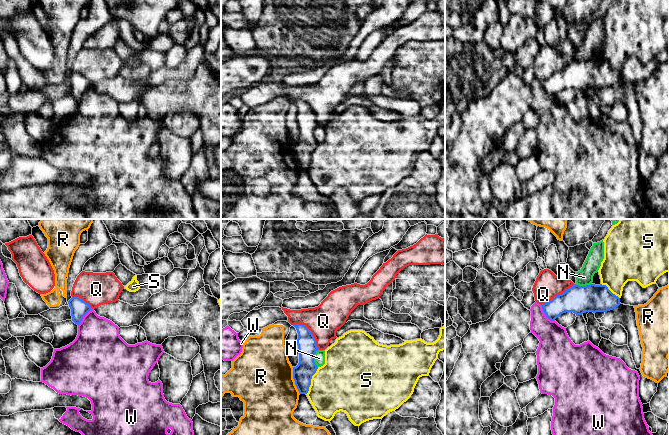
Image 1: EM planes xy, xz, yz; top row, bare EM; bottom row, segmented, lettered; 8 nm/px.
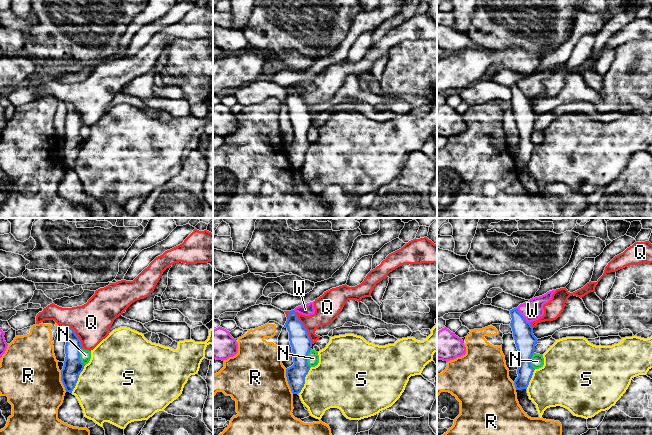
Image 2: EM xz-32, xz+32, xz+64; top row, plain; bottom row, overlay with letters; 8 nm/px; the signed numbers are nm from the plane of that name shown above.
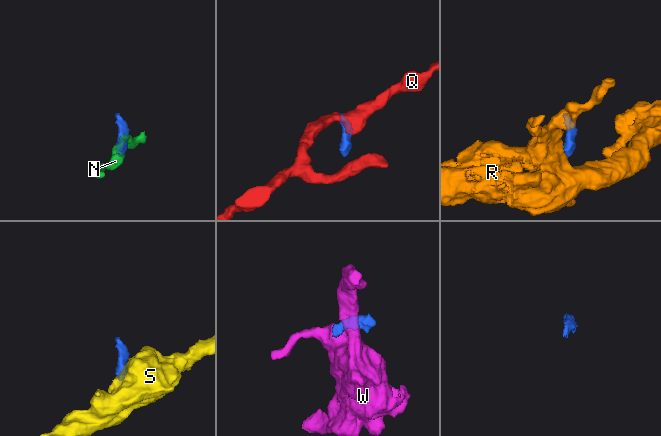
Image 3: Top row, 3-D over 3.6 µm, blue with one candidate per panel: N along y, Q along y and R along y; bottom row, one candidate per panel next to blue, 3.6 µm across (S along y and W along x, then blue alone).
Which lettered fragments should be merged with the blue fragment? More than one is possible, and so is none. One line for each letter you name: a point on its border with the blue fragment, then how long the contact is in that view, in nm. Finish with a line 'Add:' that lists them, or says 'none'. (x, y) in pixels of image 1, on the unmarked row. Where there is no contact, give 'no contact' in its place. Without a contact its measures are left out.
Add: none

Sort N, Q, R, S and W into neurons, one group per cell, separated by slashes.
N / Q / R / S / W

